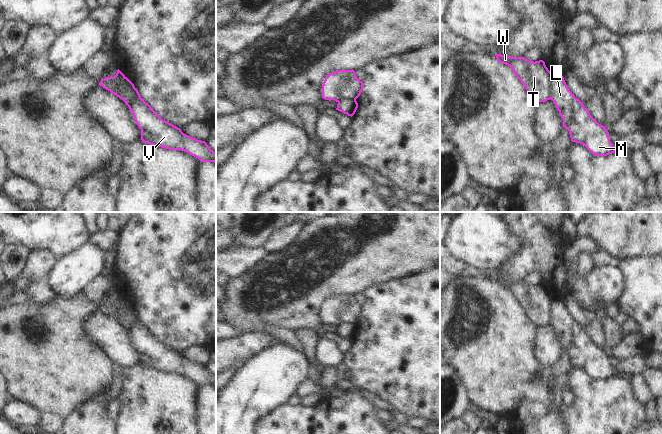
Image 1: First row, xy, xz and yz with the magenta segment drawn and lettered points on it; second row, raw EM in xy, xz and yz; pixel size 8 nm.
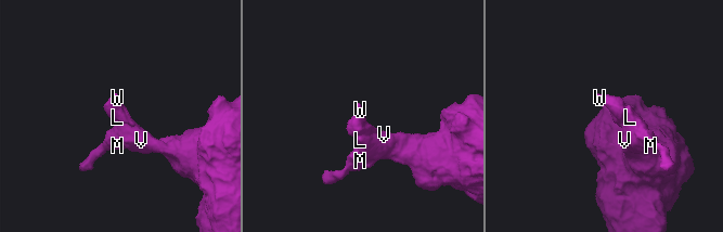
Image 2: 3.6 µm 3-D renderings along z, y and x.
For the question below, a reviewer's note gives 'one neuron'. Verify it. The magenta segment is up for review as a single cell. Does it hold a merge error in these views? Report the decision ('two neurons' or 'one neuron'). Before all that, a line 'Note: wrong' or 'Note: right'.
Note: wrong
two neurons

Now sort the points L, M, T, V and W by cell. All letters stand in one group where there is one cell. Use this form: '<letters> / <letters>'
L M V / T W

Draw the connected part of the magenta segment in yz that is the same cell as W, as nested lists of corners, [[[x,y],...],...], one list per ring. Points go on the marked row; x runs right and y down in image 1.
[[[495,54],[495,56],[500,63],[511,67],[515,76],[537,103],[550,100],[550,84],[553,75],[543,60],[533,62],[524,57],[510,57],[500,54]]]

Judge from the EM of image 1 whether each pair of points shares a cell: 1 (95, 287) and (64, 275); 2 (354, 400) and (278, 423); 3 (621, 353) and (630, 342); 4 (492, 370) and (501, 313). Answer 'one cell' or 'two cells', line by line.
1: two cells
2: one cell
3: one cell
4: one cell

